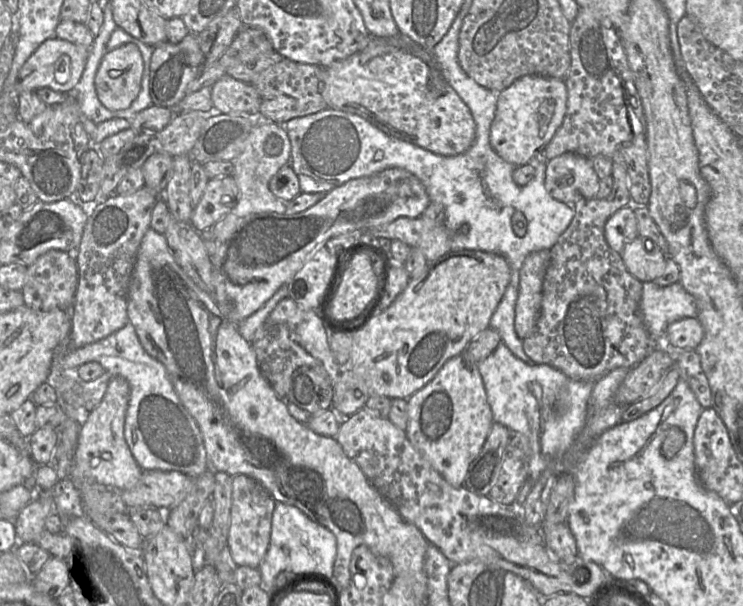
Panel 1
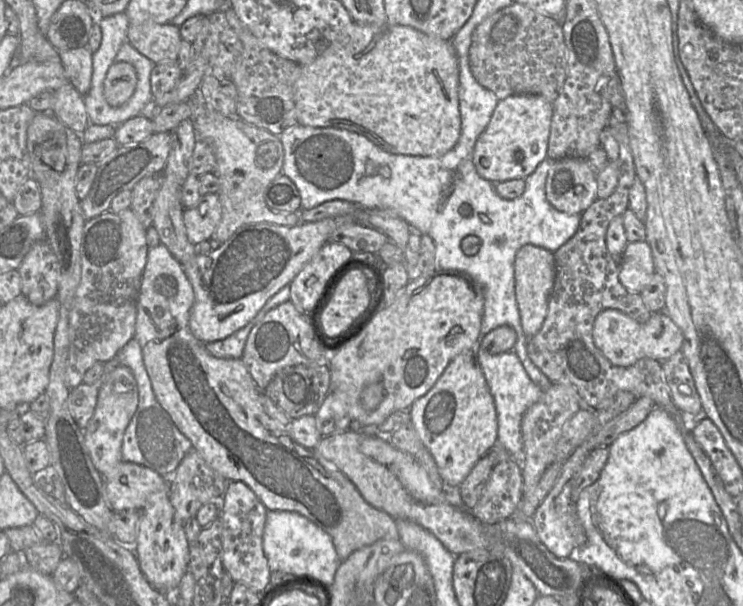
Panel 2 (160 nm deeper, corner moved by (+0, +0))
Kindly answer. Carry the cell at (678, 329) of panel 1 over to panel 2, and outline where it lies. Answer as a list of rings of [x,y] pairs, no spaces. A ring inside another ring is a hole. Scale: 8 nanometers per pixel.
[[[609,308],[595,318],[593,339],[614,366],[628,367],[642,358],[667,360],[681,349],[684,337],[681,329],[664,312],[653,313],[646,323],[639,323],[623,312]]]

